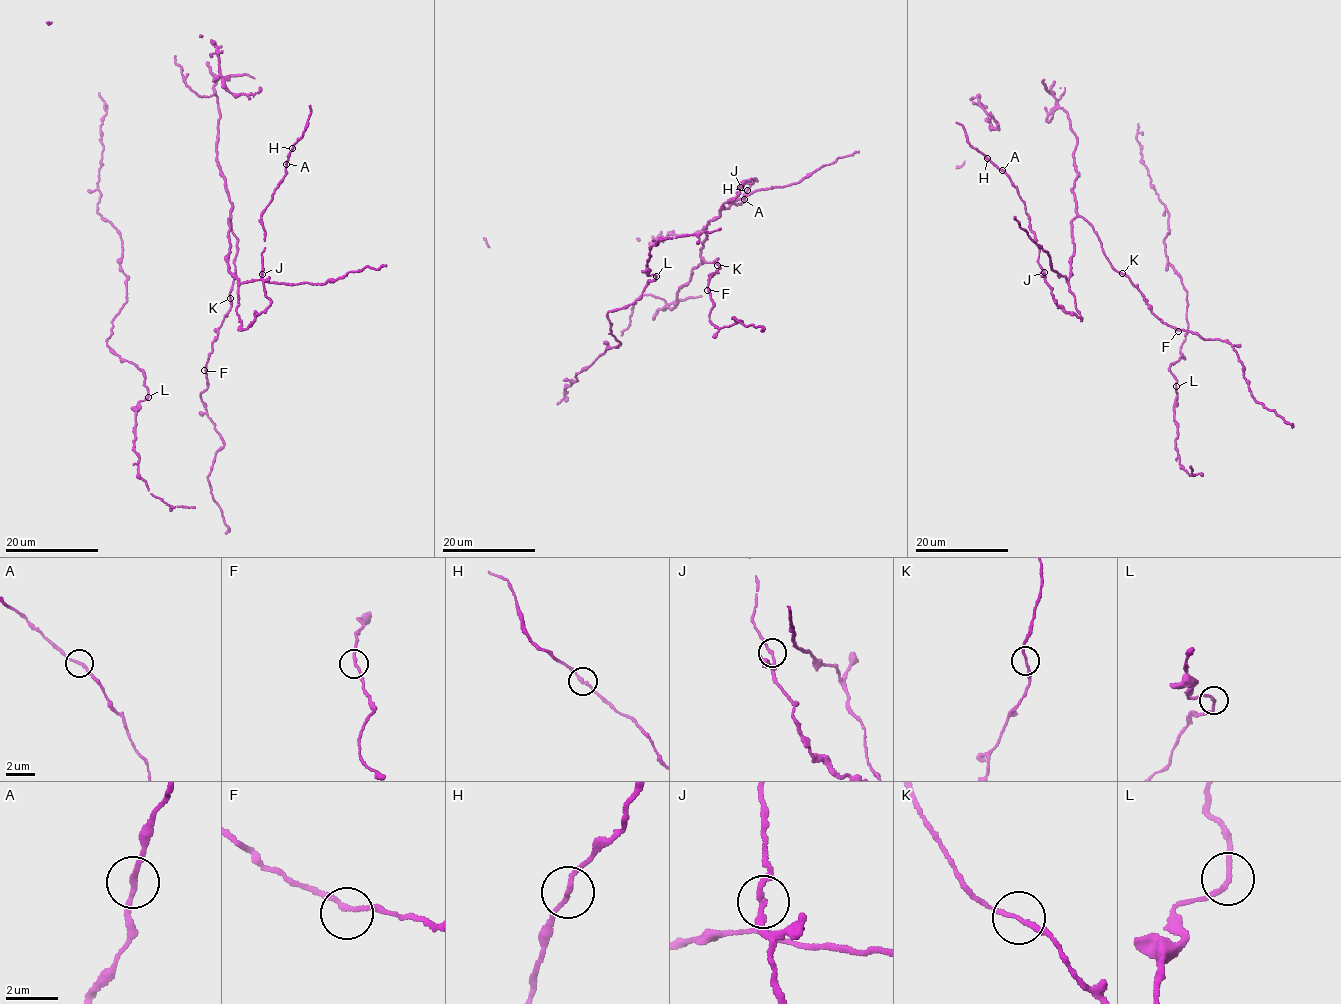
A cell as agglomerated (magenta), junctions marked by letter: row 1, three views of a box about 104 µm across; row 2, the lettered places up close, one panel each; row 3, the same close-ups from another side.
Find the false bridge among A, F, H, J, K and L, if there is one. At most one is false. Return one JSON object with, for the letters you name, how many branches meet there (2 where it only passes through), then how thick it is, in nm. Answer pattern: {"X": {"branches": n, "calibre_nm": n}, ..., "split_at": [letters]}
{"split_at": []}

